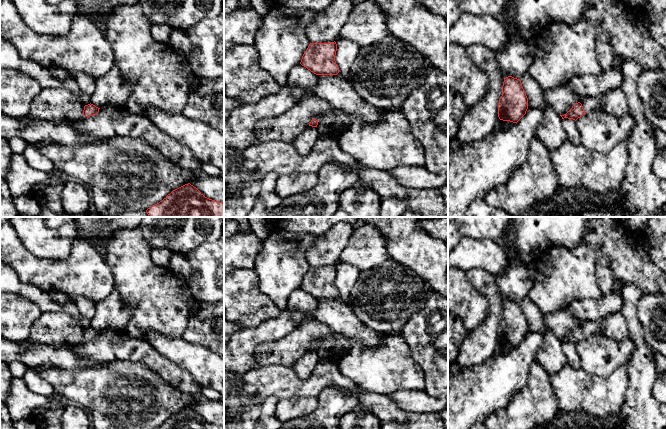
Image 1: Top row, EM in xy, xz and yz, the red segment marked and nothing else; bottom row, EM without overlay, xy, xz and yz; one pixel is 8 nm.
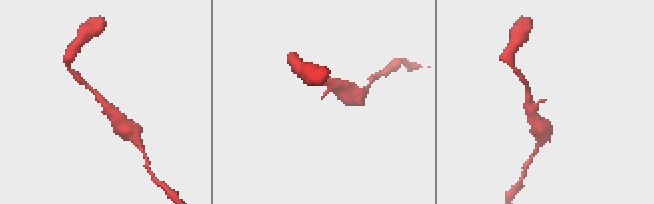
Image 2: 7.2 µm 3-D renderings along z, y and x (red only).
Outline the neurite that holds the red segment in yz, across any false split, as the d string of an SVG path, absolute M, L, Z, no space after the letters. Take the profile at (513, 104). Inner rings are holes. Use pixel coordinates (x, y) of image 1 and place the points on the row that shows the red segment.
M504 78L502 96L498 103L498 117L503 121L517 123L528 109L528 98L520 79Z

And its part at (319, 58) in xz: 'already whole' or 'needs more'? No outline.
already whole

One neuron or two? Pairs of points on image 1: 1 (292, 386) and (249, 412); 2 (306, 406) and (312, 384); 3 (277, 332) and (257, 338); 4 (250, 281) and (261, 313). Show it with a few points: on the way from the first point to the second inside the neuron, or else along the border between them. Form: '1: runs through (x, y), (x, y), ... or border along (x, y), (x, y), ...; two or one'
1: border along (236, 405), (241, 408), (248, 400), (260, 405); two
2: border along (316, 396), (286, 399); two
3: runs through (272, 332), (262, 333); one
4: runs through (250, 289), (250, 302), (253, 305); one

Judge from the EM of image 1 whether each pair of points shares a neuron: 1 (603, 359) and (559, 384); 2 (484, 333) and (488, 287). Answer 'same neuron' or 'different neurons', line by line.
1: different neurons
2: same neuron

